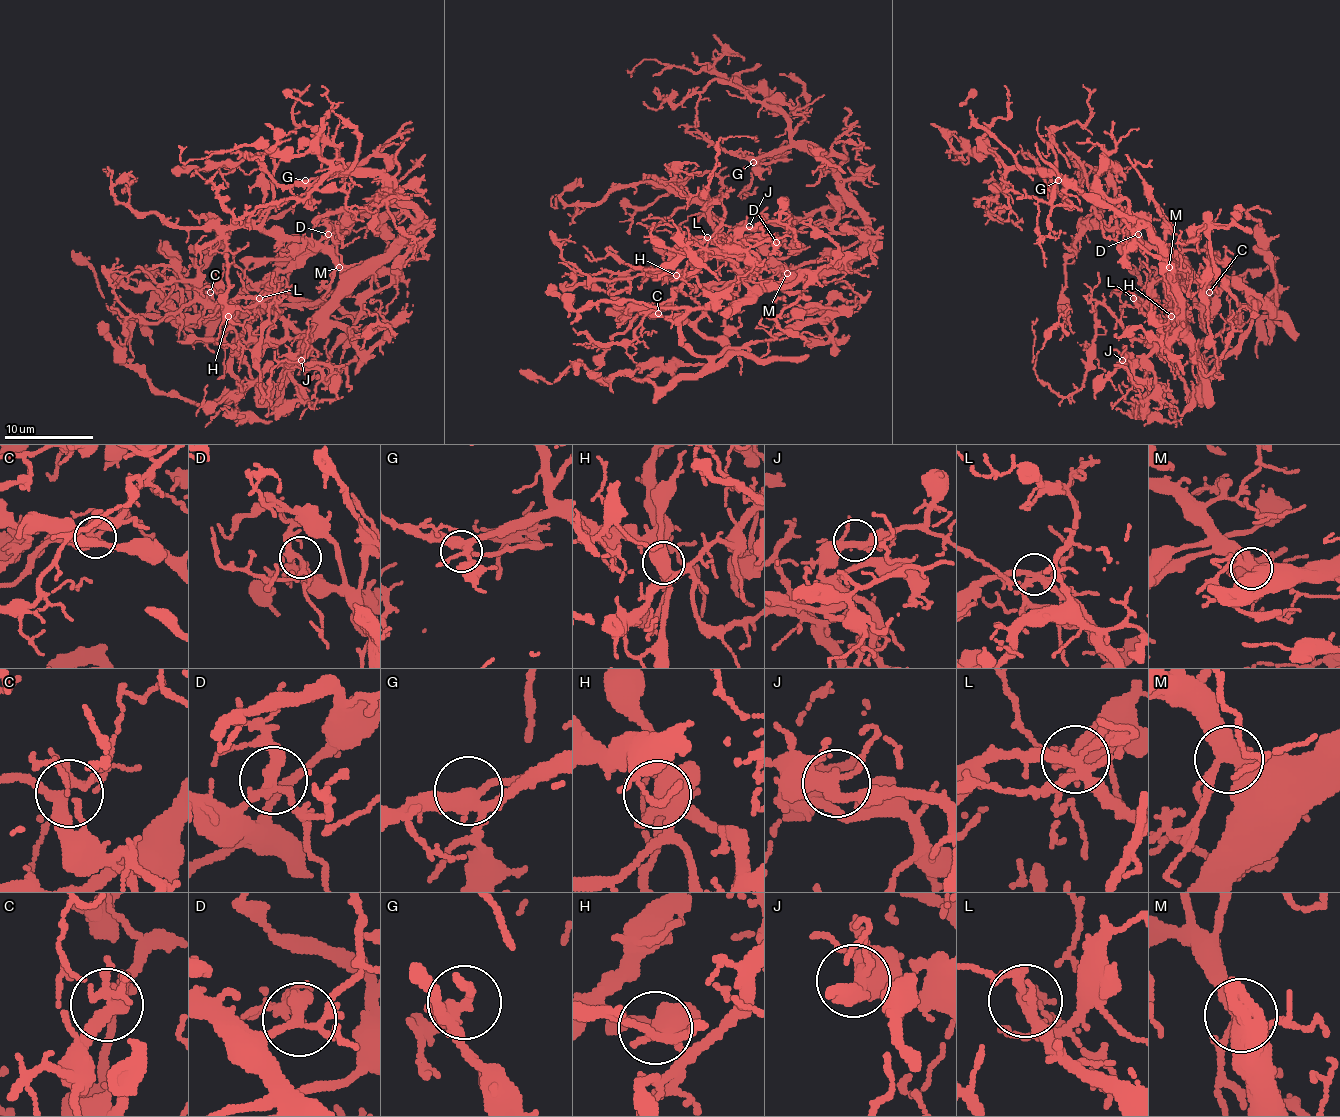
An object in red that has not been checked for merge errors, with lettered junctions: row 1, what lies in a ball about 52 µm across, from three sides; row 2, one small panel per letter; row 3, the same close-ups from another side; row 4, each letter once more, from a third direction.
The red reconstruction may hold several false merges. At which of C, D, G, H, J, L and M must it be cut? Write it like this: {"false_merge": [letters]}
{"false_merge": []}

